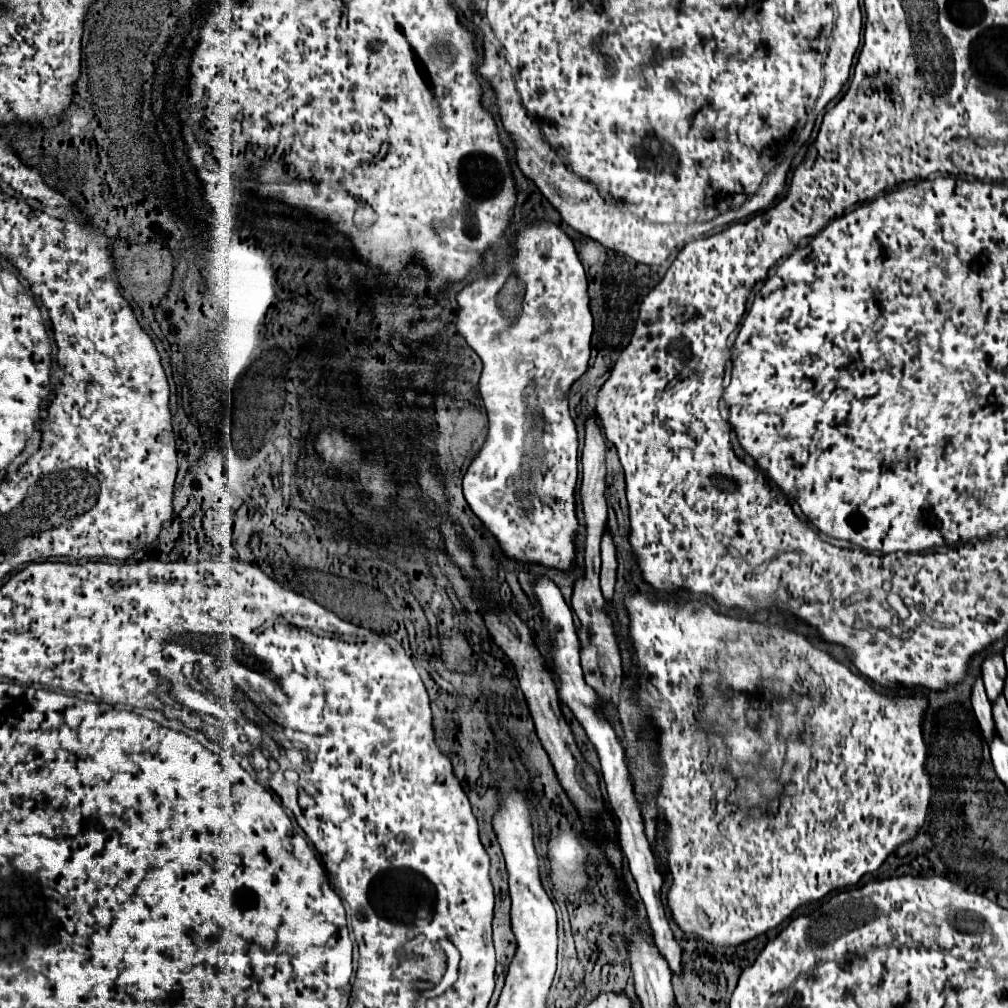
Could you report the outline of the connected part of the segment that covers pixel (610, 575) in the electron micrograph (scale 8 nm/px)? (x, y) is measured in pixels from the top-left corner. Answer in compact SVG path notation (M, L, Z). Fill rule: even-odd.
M605 526L603 538L601 538L601 590L607 602L613 602L615 582L617 582L617 550Z

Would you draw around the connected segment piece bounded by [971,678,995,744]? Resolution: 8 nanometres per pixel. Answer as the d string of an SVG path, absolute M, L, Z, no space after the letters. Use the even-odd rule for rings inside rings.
M977 678L975 684L973 684L973 694L971 694L971 702L973 702L973 710L975 710L975 718L979 722L979 728L981 728L981 734L985 738L985 742L989 744L989 738L993 738L993 714L991 714L991 702L985 694L985 688L983 688L983 680Z

